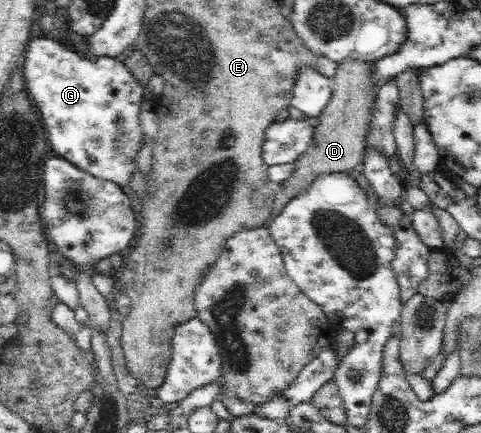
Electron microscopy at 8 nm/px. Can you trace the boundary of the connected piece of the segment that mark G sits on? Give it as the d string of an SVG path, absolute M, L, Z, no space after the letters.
M45 36L37 37L28 42L25 51L27 56L23 72L27 93L37 112L41 114L50 152L63 157L95 178L113 181L121 188L128 185L131 173L138 170L136 158L142 147L139 108L143 100L143 86L140 82L125 67L124 62L107 56L97 60L81 58L76 51L69 49L64 41Z

